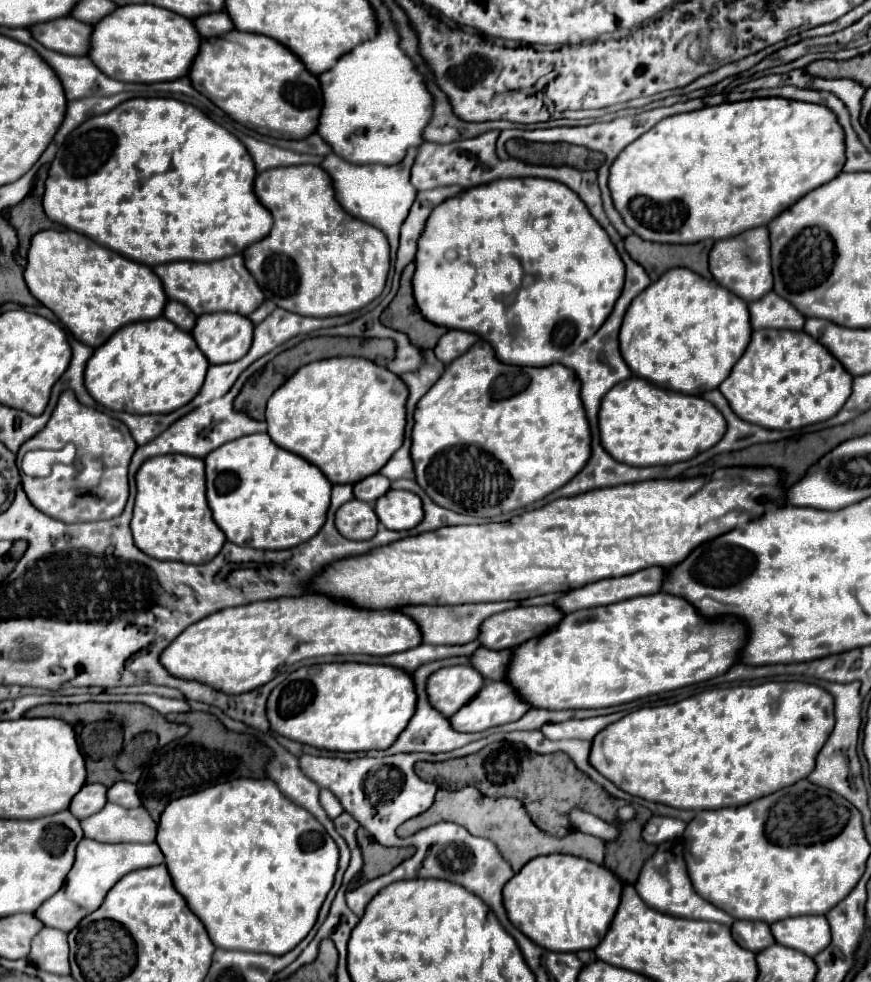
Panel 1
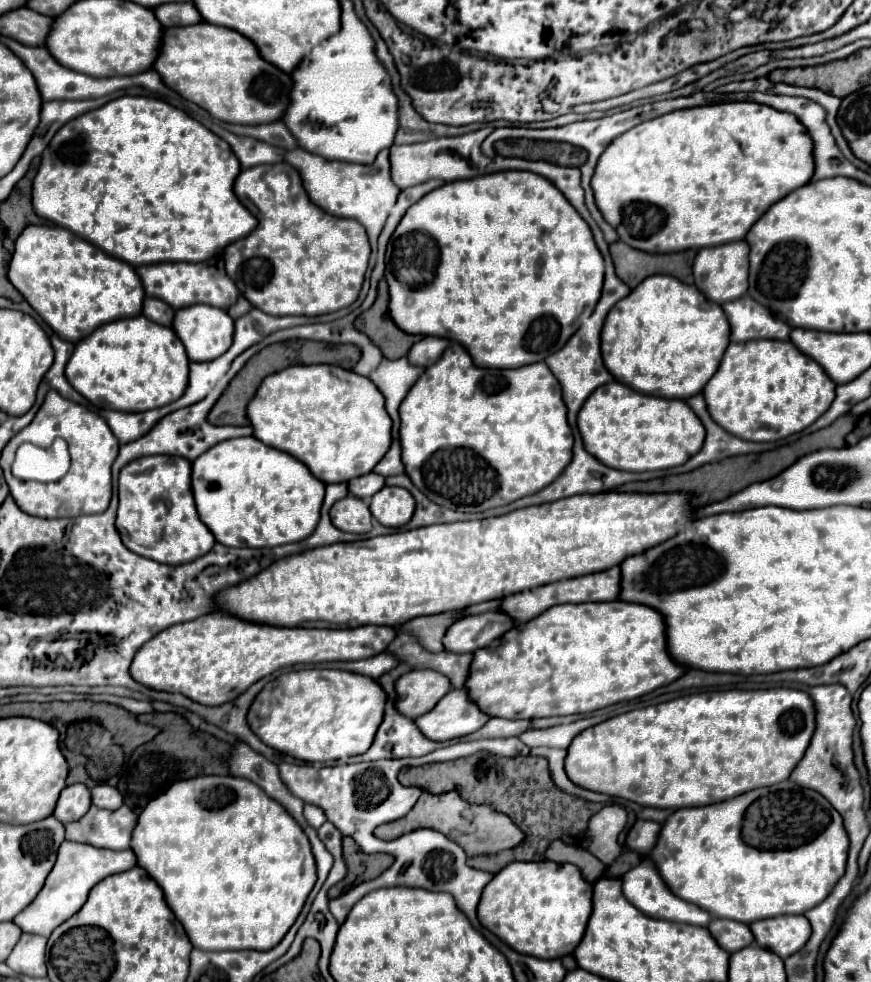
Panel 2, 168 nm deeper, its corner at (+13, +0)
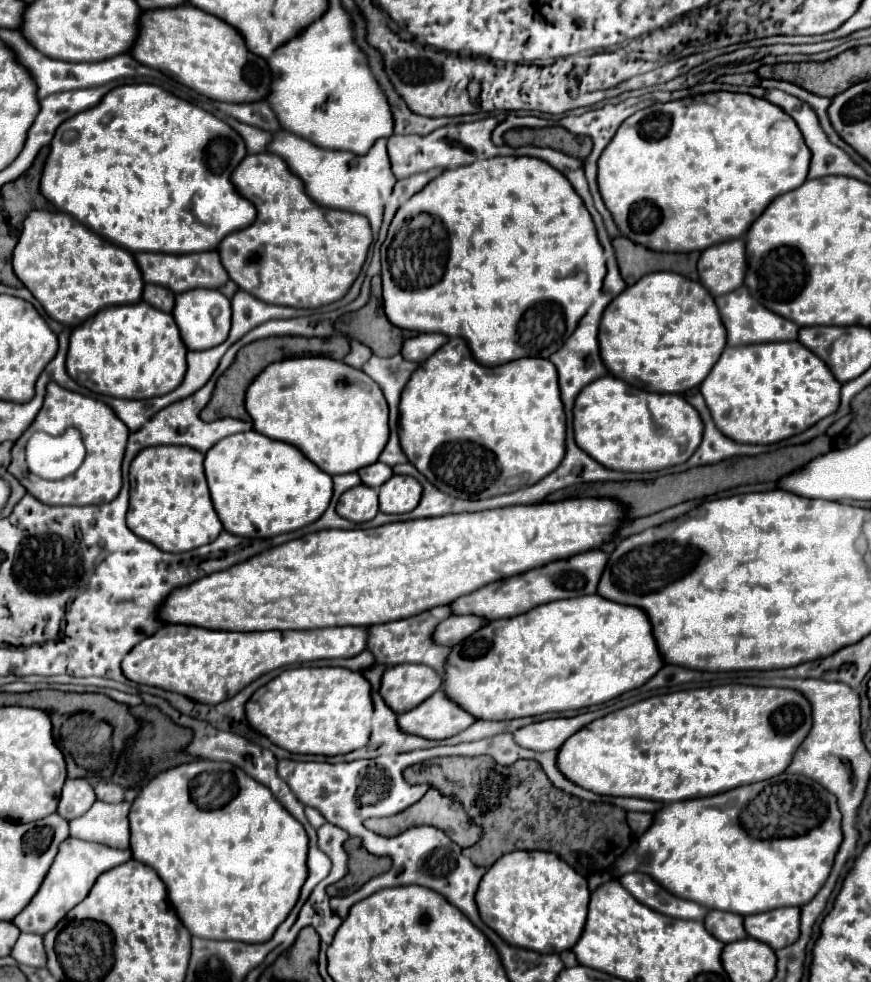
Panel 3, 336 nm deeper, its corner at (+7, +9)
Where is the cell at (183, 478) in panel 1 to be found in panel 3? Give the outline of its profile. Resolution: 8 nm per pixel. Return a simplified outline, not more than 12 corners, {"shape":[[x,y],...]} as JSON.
{"shape":[[150,446],[130,464],[128,528],[164,552],[212,542],[204,454]]}

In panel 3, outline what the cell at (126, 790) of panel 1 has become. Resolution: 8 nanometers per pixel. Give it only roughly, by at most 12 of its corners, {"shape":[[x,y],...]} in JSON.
{"shape":[[114,782],[94,786],[100,802],[116,804],[124,800],[124,788]]}

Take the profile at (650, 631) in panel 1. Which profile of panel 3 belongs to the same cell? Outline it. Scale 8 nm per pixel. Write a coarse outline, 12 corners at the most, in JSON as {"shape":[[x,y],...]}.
{"shape":[[594,594],[492,620],[446,658],[476,720],[580,710],[662,666]]}

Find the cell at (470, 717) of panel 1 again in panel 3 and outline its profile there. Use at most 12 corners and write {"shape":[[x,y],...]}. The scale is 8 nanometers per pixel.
{"shape":[[444,690],[398,716],[402,732],[430,740],[466,730],[474,718]]}

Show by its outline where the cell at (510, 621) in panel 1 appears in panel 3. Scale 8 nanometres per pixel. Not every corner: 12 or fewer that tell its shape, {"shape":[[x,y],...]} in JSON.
{"shape":[[450,616],[434,630],[434,642],[454,646],[484,624],[478,616]]}

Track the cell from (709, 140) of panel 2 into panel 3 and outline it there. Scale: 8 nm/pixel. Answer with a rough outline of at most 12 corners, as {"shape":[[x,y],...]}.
{"shape":[[734,92],[622,122],[598,188],[656,252],[744,236],[802,186],[796,122]]}

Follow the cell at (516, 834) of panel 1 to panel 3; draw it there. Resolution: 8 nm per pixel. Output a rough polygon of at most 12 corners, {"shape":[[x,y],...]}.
{"shape":[[430,788],[422,800],[364,826],[398,836],[414,826],[438,826],[462,848],[482,834],[462,804]]}

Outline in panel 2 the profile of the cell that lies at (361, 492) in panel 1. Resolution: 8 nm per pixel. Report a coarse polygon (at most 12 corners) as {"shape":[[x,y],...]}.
{"shape":[[378,473],[348,481],[348,493],[360,499],[372,497],[384,487]]}

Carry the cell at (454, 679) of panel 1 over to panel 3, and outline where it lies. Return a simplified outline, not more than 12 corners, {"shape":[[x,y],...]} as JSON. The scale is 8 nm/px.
{"shape":[[398,664],[382,674],[380,692],[408,712],[442,688],[424,664]]}

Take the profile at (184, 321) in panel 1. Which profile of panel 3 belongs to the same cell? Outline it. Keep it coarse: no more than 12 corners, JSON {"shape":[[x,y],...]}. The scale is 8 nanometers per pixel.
{"shape":[[146,284],[142,300],[172,312],[174,296],[166,286]]}

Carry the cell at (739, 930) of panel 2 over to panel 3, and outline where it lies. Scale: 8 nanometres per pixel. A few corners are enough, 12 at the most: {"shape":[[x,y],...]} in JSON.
{"shape":[[710,910],[704,926],[724,944],[746,938],[740,914]]}

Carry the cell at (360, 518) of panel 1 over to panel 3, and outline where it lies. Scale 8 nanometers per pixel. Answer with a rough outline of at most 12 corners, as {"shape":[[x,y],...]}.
{"shape":[[354,486],[340,496],[336,512],[352,522],[378,514],[378,494]]}

